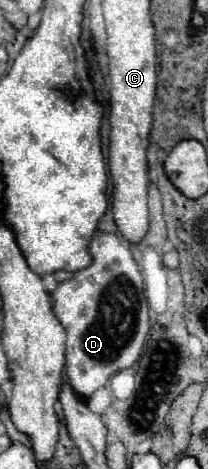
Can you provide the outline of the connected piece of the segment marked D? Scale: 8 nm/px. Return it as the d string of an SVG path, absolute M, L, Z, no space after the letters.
M104 232L96 234L94 240L90 242L90 254L92 254L94 262L88 268L78 270L70 280L60 282L56 286L56 290L52 292L54 314L58 316L58 320L62 322L62 326L66 328L66 334L68 334L68 338L66 338L66 376L68 376L68 382L72 384L72 388L84 398L90 398L98 388L102 388L114 372L118 372L122 368L130 368L138 360L142 346L146 342L148 330L150 330L150 316L148 316L148 304L146 304L146 296L144 296L142 274L140 274L136 258L128 246L130 244L118 234L104 234Z

